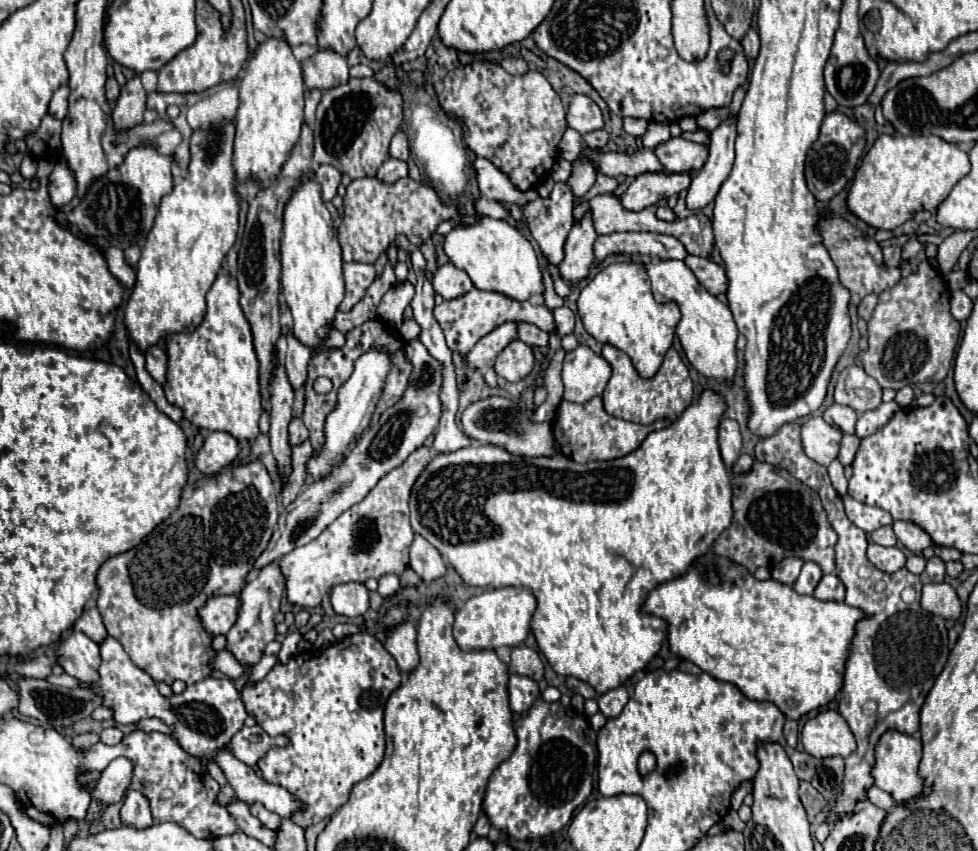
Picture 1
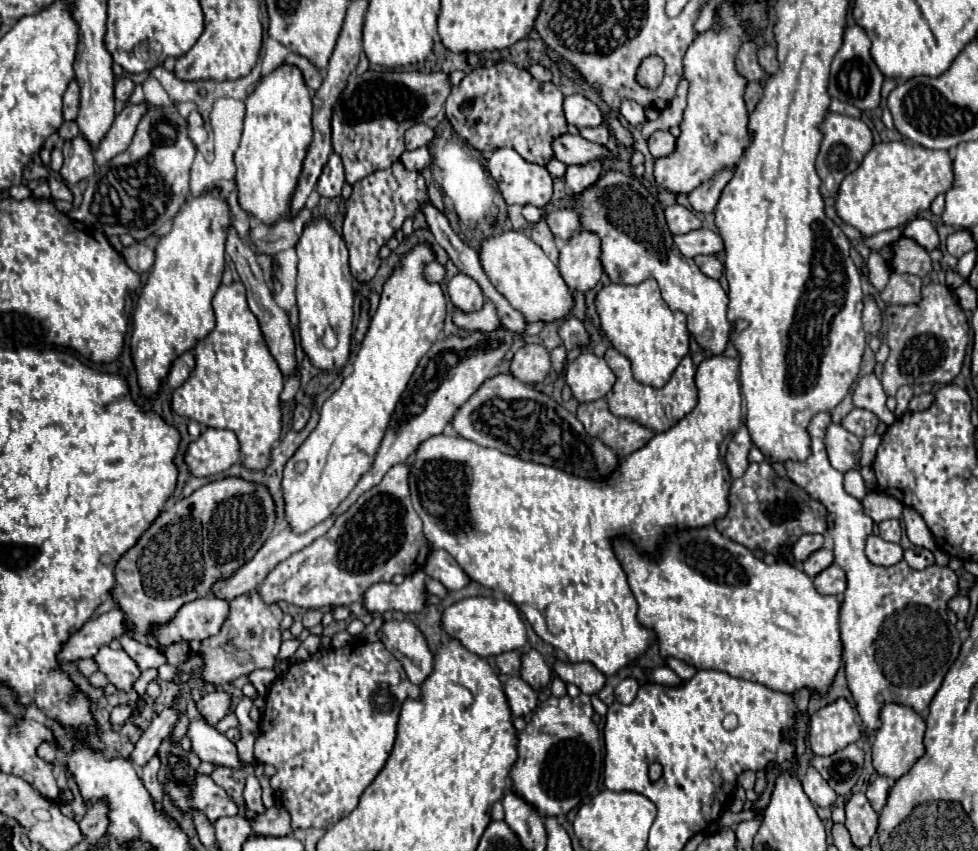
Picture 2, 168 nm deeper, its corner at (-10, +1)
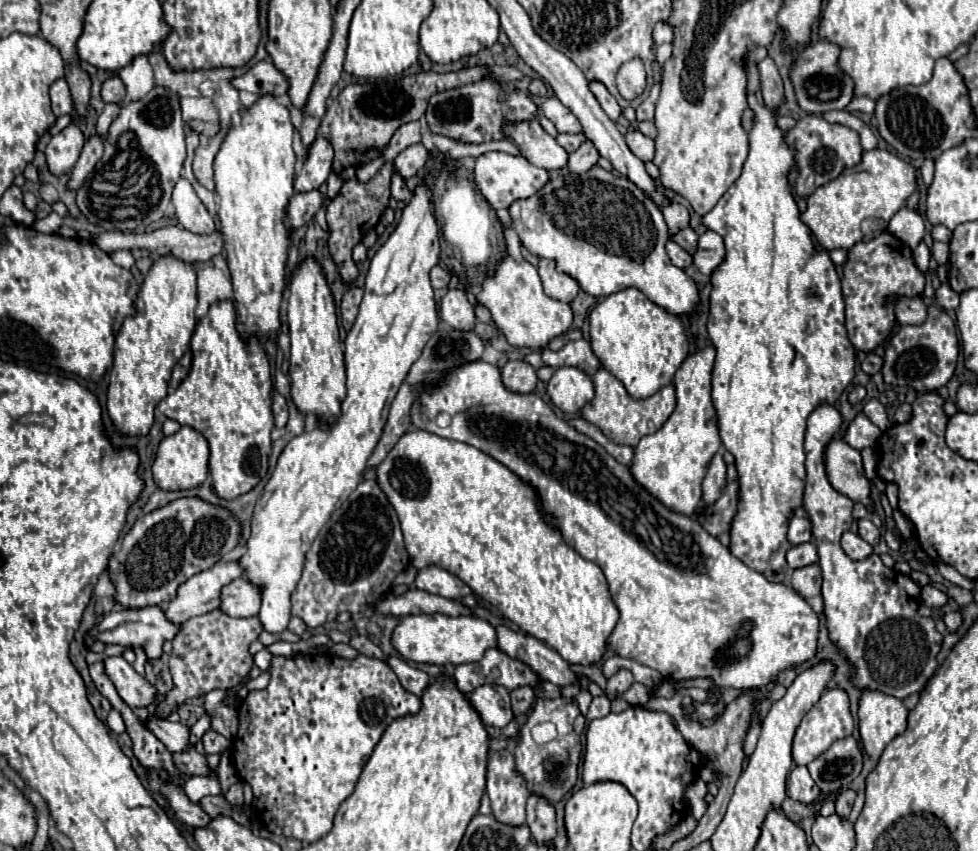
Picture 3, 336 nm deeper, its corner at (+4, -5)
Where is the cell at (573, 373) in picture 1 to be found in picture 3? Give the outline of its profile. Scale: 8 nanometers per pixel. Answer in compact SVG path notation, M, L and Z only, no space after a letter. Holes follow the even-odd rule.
M558 368L550 378L546 392L564 414L576 414L594 398L594 382L578 368Z

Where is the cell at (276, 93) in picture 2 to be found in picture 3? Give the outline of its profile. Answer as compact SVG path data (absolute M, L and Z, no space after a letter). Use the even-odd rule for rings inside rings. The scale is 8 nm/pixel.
M262 94L254 106L242 112L240 124L230 128L214 160L218 218L222 224L224 254L232 274L238 332L242 338L256 332L276 336L276 330L280 328L278 314L288 258L284 208L294 194L292 180L296 166L292 140L294 124L288 108L276 102L274 94Z

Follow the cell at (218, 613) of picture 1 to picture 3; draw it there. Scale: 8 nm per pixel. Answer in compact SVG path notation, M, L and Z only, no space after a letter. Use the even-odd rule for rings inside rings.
M119 604L117 609L106 614L102 622L98 622L86 636L84 636L84 646L90 648L96 640L104 644L120 644L120 646L132 646L132 648L142 648L148 656L148 660L158 660L162 656L162 644L166 640L172 640L174 634L178 634L180 626L174 626L174 622L166 622L166 614L162 614L160 606L152 608L140 608L140 610L126 609Z

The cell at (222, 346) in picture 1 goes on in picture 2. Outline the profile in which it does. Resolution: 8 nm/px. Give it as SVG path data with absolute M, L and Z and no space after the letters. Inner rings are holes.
M242 282L220 286L212 306L216 328L196 344L196 368L192 376L174 390L172 410L204 426L232 430L240 442L244 468L264 470L272 462L270 452L282 432L280 394L284 376L264 342L258 318L248 308Z

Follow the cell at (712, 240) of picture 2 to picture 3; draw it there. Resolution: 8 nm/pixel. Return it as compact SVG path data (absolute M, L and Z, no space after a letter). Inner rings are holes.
M704 232L698 240L698 246L692 254L694 264L702 274L712 274L714 268L722 262L724 258L724 242L716 232Z

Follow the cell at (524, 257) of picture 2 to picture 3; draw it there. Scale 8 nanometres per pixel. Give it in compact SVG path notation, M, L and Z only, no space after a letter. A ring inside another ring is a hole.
M504 256L496 264L494 274L484 278L482 290L476 294L476 298L492 312L498 330L516 348L546 348L552 338L566 332L572 324L570 306L546 296L538 270L526 260L516 262L512 256Z

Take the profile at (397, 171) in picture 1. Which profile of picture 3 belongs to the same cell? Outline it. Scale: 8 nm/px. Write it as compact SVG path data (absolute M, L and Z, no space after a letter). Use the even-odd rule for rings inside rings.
M414 144L414 146L408 146L402 154L398 154L398 158L394 160L394 166L396 166L396 172L408 180L412 176L416 176L424 162L426 162L426 148L422 144Z

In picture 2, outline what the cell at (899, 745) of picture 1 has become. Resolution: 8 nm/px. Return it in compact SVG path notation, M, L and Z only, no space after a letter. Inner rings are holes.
M896 702L884 704L880 710L880 728L874 734L874 746L872 746L872 762L876 772L892 780L904 776L904 772L908 772L908 768L924 754L924 744L922 744L924 730L926 730L924 718L910 706Z

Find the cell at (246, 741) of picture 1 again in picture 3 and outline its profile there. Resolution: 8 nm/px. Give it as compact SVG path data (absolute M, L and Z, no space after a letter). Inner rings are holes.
M208 730L208 732L202 736L202 744L204 744L206 754L220 754L220 752L226 750L228 740L226 740L222 734L218 734L218 732L214 732L214 730Z

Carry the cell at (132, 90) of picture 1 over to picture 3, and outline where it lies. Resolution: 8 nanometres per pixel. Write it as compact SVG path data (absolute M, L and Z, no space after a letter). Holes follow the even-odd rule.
M94 134L94 136L90 136L90 138L86 140L86 144L84 144L84 148L82 148L82 154L80 154L80 158L78 158L78 162L76 162L74 170L72 170L68 188L76 190L76 188L86 180L86 176L92 172L94 164L98 162L98 158L102 158L102 150L104 150L104 140L102 140L102 136Z

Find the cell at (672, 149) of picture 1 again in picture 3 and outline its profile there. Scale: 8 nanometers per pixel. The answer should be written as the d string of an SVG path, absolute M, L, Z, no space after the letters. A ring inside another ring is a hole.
M628 132L626 144L642 162L648 162L654 158L654 140L644 136L642 132Z

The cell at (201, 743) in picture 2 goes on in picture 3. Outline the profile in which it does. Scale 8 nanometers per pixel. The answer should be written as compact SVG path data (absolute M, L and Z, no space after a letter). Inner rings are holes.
M148 718L148 730L158 736L158 740L170 750L170 752L178 752L178 750L186 750L186 746L190 744L190 728L182 722L174 724L168 720L158 720L158 718Z

